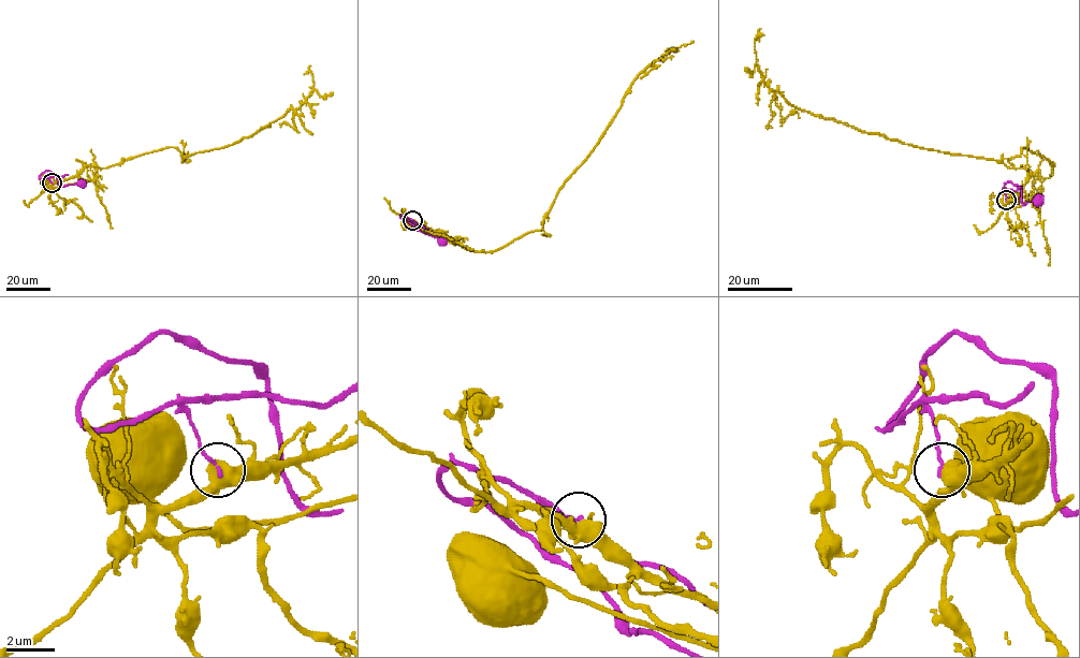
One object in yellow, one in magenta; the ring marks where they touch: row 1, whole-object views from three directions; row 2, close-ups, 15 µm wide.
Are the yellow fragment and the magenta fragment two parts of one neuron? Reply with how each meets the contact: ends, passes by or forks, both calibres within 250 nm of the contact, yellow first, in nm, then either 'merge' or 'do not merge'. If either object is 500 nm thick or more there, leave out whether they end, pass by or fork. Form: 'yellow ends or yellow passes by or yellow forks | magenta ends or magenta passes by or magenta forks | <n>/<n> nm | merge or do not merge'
yellow forks | magenta ends | 460/130 nm | do not merge

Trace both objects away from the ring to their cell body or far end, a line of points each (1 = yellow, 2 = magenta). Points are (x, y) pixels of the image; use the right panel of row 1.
1: (1007, 199), (1005, 207), (1011, 208), (1017, 207), (1013, 204), (1018, 200), (1016, 199)
2: (1006, 199), (1005, 192), (998, 193), (1010, 181), (1021, 188), (1023, 205), (1039, 200)

